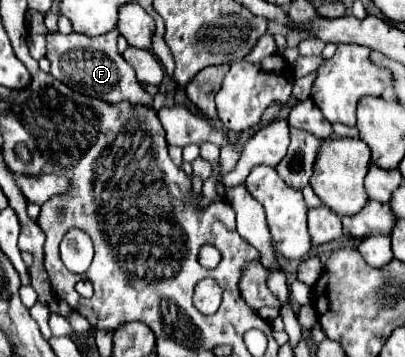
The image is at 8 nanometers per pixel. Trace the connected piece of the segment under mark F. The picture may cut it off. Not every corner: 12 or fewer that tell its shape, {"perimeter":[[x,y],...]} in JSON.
{"perimeter":[[46,33],[52,77],[102,101],[152,105],[116,49]]}

